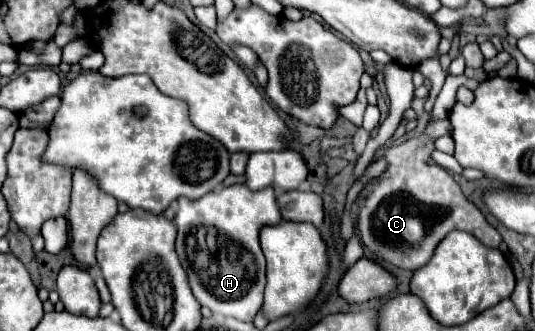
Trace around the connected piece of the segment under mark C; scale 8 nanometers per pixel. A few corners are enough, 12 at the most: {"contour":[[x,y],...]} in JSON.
{"contour":[[433,119],[379,153],[389,167],[357,233],[377,261],[415,271],[453,229],[487,247],[497,229],[429,163]]}

